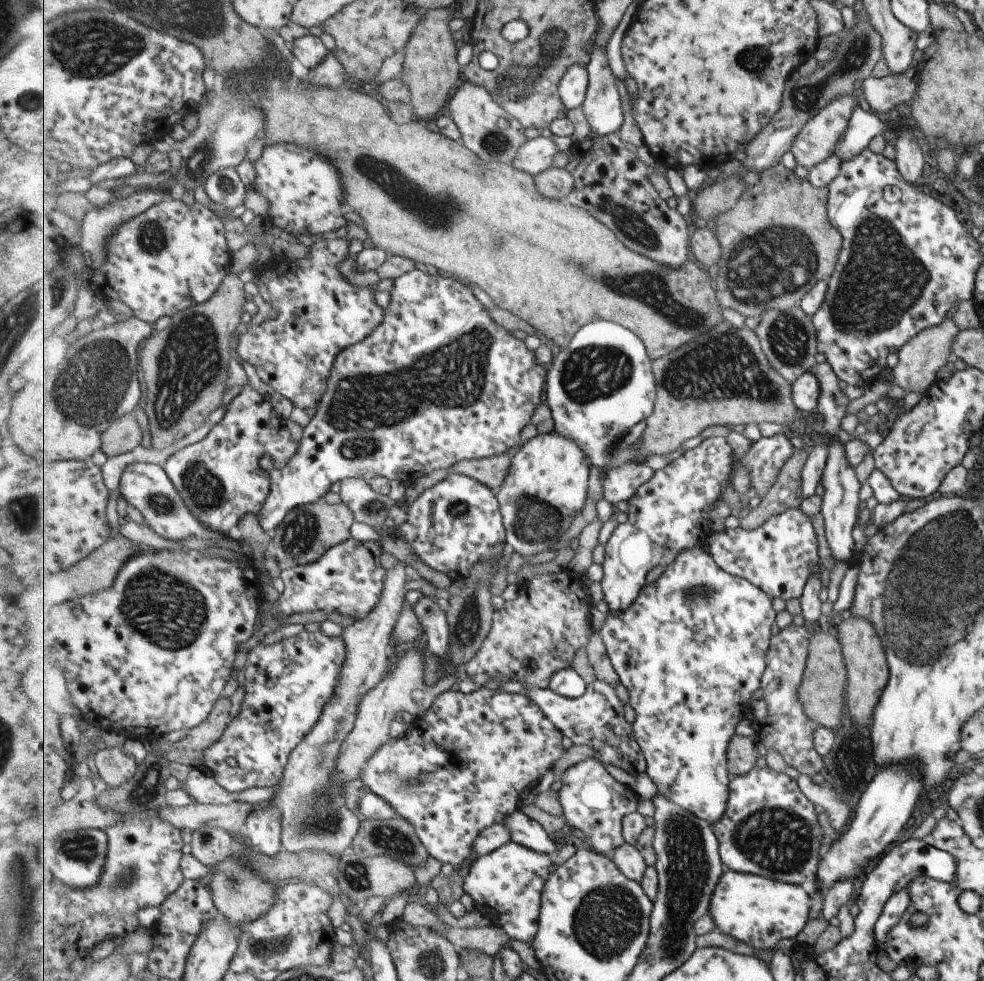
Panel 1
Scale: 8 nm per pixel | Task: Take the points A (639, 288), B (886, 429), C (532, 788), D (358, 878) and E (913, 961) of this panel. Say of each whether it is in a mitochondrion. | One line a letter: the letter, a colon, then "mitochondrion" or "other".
A: mitochondrion
B: other
C: other
D: mitochondrion
E: other

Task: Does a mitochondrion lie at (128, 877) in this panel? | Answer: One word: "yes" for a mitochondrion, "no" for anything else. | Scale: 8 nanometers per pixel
yes

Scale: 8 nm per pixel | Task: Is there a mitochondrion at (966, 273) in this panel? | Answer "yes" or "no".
no

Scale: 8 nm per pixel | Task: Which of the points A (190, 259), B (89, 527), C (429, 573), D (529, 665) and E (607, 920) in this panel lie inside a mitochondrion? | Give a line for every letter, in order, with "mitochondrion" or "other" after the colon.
A: other
B: other
C: other
D: other
E: mitochondrion

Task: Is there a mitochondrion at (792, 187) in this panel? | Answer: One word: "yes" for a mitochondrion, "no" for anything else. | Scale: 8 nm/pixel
no

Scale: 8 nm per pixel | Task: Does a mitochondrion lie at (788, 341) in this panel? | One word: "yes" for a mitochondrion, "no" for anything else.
yes

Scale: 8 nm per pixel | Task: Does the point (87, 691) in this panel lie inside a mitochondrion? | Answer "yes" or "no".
no

